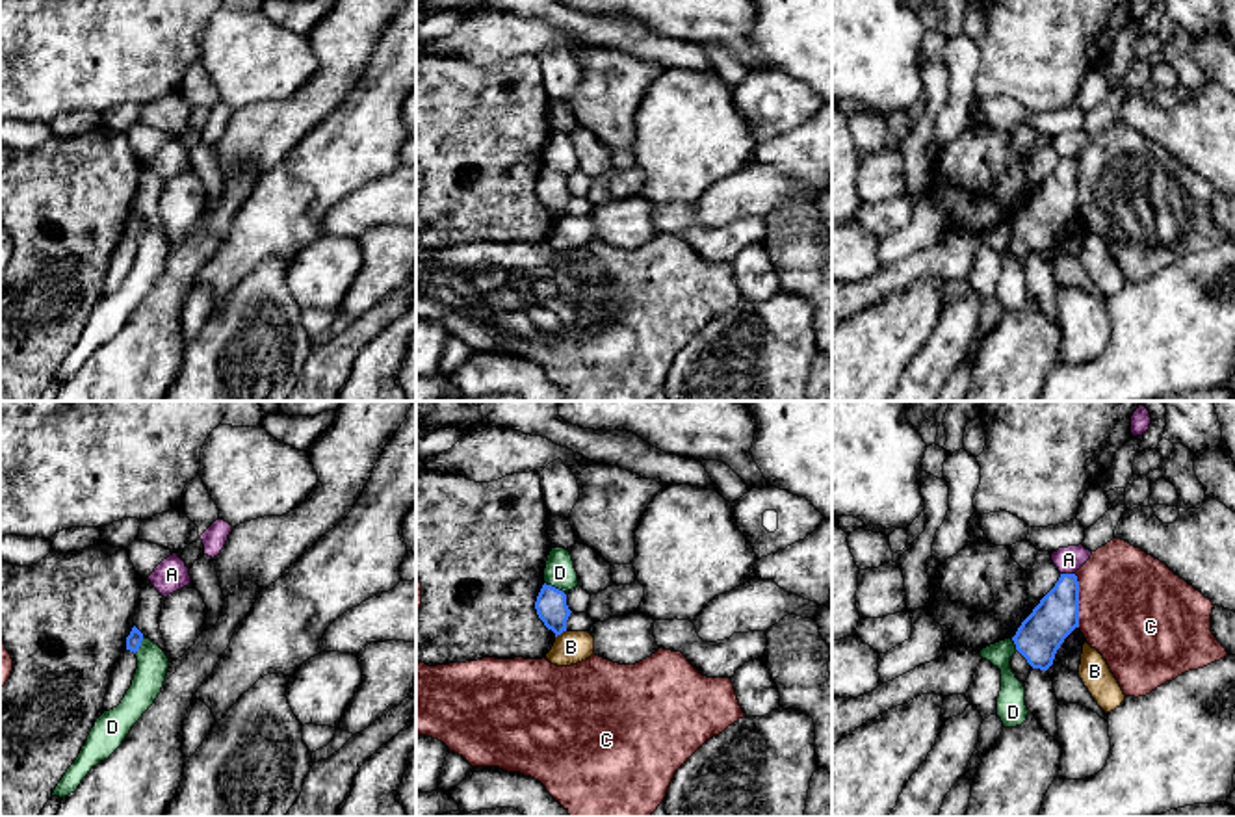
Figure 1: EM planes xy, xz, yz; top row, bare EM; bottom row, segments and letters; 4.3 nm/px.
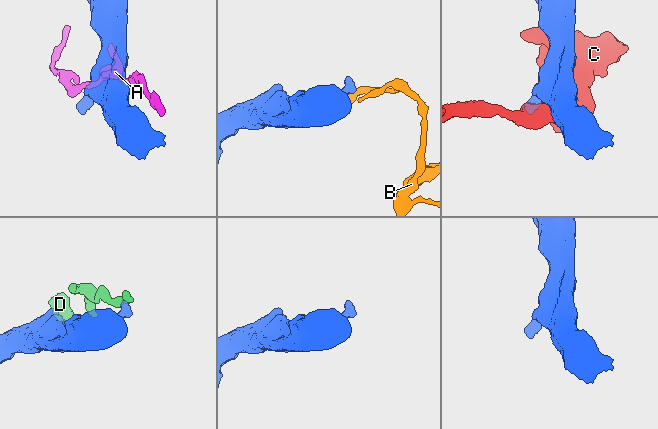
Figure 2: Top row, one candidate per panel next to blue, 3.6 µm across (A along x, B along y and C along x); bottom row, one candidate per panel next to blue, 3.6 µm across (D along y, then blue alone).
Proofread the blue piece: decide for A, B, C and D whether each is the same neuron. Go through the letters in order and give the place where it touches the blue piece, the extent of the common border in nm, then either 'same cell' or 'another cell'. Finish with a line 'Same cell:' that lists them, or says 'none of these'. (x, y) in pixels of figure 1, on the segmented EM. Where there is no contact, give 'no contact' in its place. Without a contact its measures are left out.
A: yz (1068, 574) | 60 nm | another cell
B: xz (559, 634) | 60 nm | another cell
C: yz (1078, 600) | 240 nm | another cell
D: xz (554, 587) | 100 nm | another cell
Same cell: none of these

